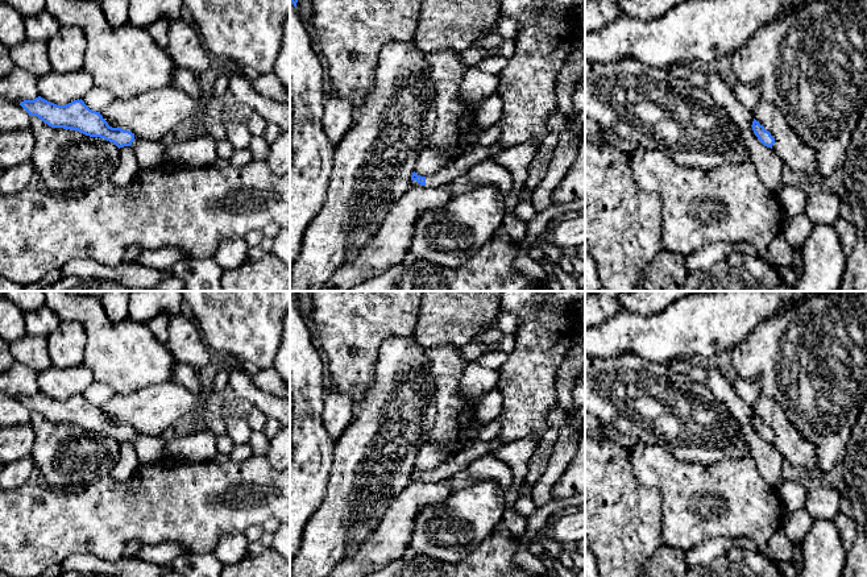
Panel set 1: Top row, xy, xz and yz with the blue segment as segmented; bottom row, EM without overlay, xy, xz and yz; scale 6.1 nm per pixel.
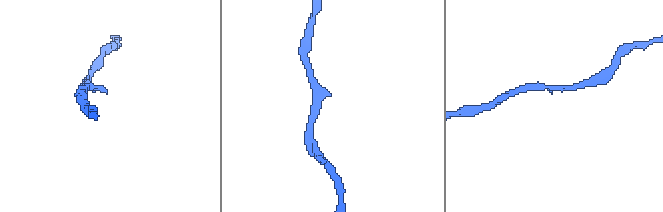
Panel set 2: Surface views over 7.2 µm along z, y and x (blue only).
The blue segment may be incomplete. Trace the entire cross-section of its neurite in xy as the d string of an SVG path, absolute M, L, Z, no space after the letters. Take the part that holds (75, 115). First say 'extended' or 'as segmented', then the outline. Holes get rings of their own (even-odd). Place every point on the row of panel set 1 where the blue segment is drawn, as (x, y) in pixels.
extended; M38 96L24 100L20 105L29 116L37 116L51 128L72 129L90 137L100 137L113 142L119 149L130 146L140 170L153 169L163 162L166 149L161 141L138 138L129 130L109 126L100 112L90 109L82 99L57 105Z

